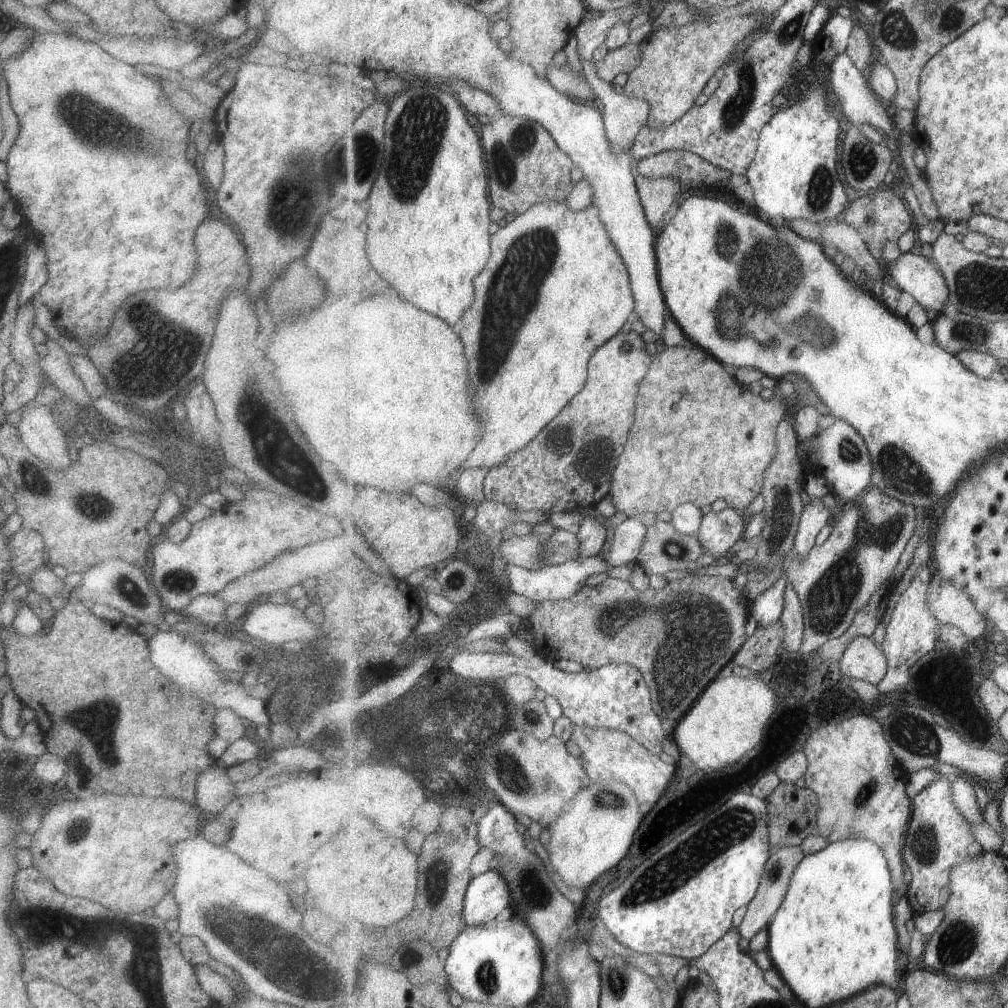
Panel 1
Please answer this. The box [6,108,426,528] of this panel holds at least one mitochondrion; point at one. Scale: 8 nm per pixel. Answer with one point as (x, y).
(255, 404)

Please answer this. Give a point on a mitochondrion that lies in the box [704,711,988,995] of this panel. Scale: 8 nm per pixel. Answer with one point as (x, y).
(957, 943)

